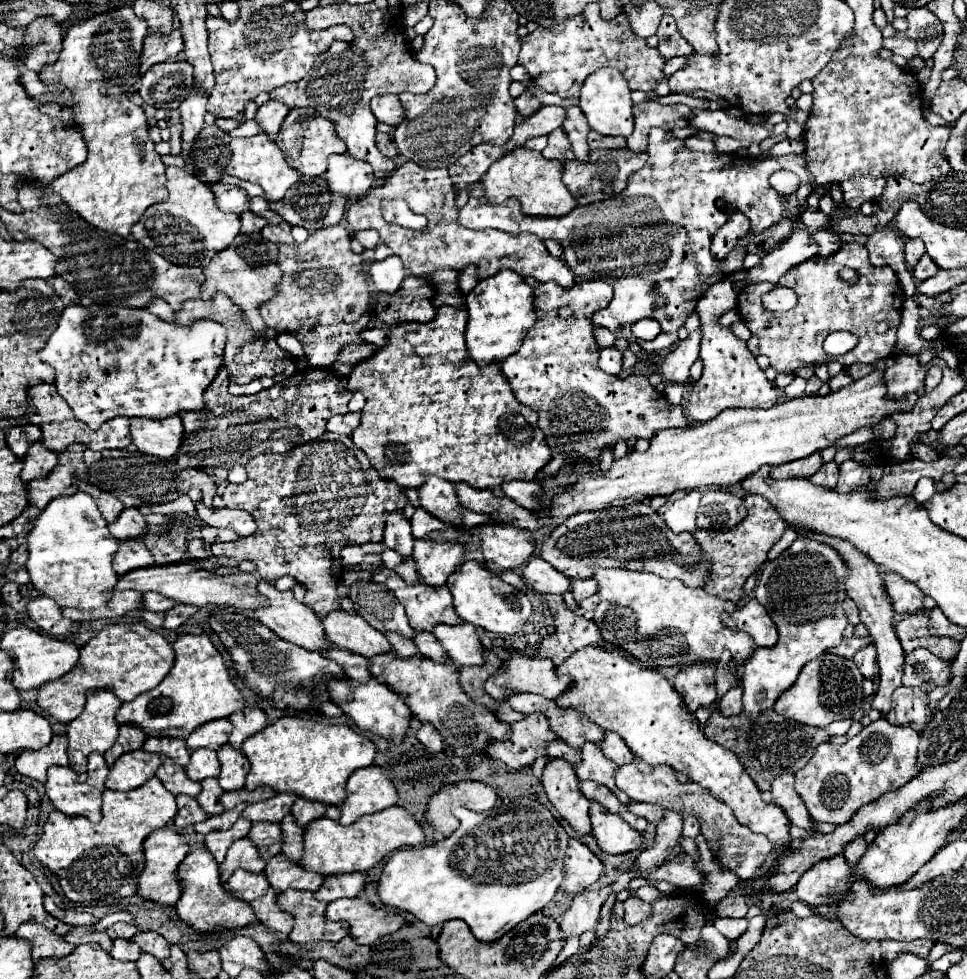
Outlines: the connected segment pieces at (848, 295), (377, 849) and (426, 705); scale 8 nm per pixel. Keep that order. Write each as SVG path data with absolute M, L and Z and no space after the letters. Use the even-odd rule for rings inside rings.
M844 243L842 249L832 257L812 257L800 265L788 269L788 273L778 281L782 287L790 287L798 295L798 305L788 313L770 313L762 305L762 295L772 291L772 283L756 283L752 289L742 289L738 293L738 313L752 331L748 339L748 349L754 355L766 355L770 365L778 373L794 373L804 365L818 365L838 361L844 367L854 363L874 363L880 357L888 357L894 351L896 329L900 323L900 311L904 303L904 293L896 273L890 267L874 267L868 259L868 251L860 243ZM850 267L858 271L858 281L848 283L840 279L840 269ZM888 321L890 329L884 335L876 333L876 325ZM832 331L850 331L858 337L858 345L844 353L842 357L832 357L824 353L822 343Z
M400 805L388 807L374 815L364 815L352 825L340 825L334 819L322 817L322 819L312 821L306 827L304 855L300 859L300 865L304 869L310 869L322 875L368 871L392 851L404 849L404 847L416 847L420 843L424 843L424 831L420 823L414 819L412 813L408 813Z
M380 653L380 657L370 657L370 675L388 685L392 691L404 695L408 699L408 707L412 717L422 723L432 723L446 745L454 749L454 753L466 757L472 753L482 753L484 745L492 739L508 739L510 725L500 723L490 709L474 703L458 683L458 667L448 661L432 661L428 657L408 657L402 659L394 653Z

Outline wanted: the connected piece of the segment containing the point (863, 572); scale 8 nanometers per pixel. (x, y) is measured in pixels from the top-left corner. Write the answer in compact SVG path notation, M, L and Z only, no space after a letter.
M798 529L798 533L806 535L806 537L814 537L816 541L822 541L822 543L828 543L830 547L834 547L842 559L848 563L848 567L852 569L850 577L846 579L846 593L848 597L858 605L860 609L860 619L862 623L868 627L870 631L870 637L878 649L878 667L880 667L880 683L878 683L878 691L874 693L874 699L872 699L872 709L878 709L882 711L884 715L892 709L892 693L896 687L900 687L900 677L902 677L902 665L904 665L904 649L894 633L894 617L892 617L892 605L888 601L888 595L886 595L886 589L884 589L884 583L882 583L882 573L876 569L876 565L864 555L860 553L858 549L852 547L852 543L848 541L840 541L836 537L824 537L824 535L816 535L816 533L810 533L806 529Z

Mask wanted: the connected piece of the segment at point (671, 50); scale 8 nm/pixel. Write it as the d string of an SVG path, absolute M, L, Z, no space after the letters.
M664 15L660 21L660 27L656 31L656 37L660 39L658 43L658 53L664 59L672 59L676 55L690 55L692 53L692 45L678 33L676 23L670 15Z

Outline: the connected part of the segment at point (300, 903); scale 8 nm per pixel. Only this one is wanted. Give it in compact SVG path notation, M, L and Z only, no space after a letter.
M286 889L278 895L278 905L294 915L294 929L288 935L294 943L340 941L348 935L348 925L344 925L344 921L328 921L328 903L316 901L312 891Z

